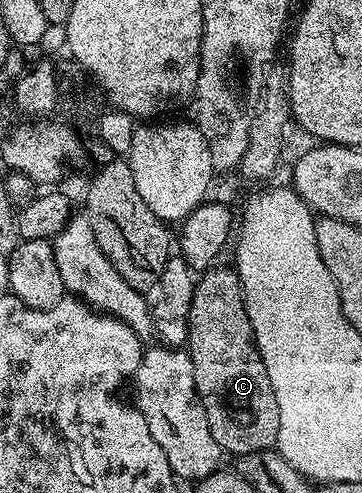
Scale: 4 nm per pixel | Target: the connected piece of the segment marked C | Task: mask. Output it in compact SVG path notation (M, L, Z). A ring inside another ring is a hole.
M212 265L198 276L192 293L192 305L189 309L186 325L188 335L186 346L193 361L193 377L197 393L205 413L209 417L209 429L213 429L213 441L228 456L238 457L269 451L275 447L277 433L281 429L281 413L277 409L277 397L265 369L265 361L255 343L255 334L249 321L247 302L243 296L243 286L239 272L234 266L219 267Z

